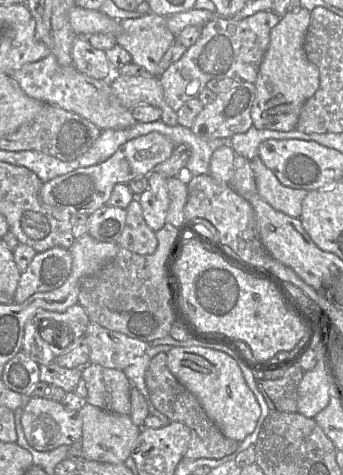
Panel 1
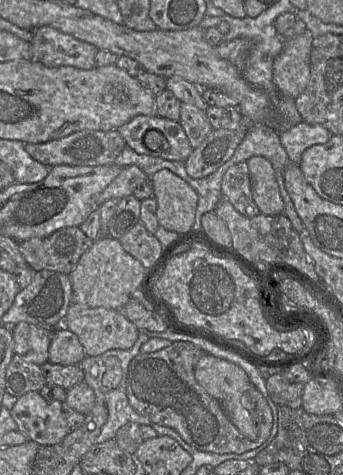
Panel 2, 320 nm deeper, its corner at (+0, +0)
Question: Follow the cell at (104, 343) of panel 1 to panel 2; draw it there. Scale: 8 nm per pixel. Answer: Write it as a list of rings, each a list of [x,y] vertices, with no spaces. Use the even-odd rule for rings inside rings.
[[[77,302],[70,304],[62,325],[77,335],[86,356],[98,356],[111,349],[130,349],[140,334],[121,309],[93,308]]]

